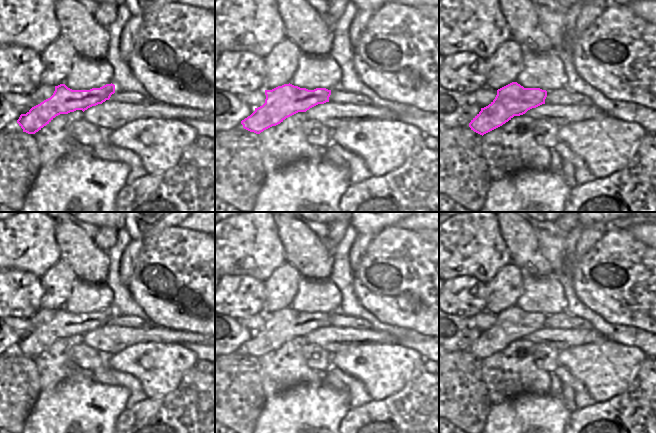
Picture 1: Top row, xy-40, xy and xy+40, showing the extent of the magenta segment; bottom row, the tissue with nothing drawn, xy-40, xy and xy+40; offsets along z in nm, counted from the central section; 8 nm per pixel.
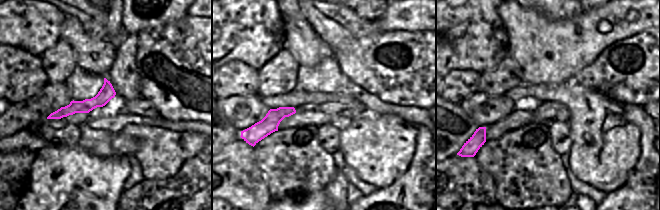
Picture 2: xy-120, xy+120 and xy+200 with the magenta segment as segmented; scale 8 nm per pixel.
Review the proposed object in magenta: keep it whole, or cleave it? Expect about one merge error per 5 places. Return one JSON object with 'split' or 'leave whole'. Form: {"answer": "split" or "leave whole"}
{"answer": "leave whole"}

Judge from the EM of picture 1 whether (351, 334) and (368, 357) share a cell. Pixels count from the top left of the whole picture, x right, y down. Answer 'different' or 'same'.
different

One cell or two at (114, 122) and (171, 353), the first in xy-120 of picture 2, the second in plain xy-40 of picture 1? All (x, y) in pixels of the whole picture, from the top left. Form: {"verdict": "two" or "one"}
{"verdict": "two"}

